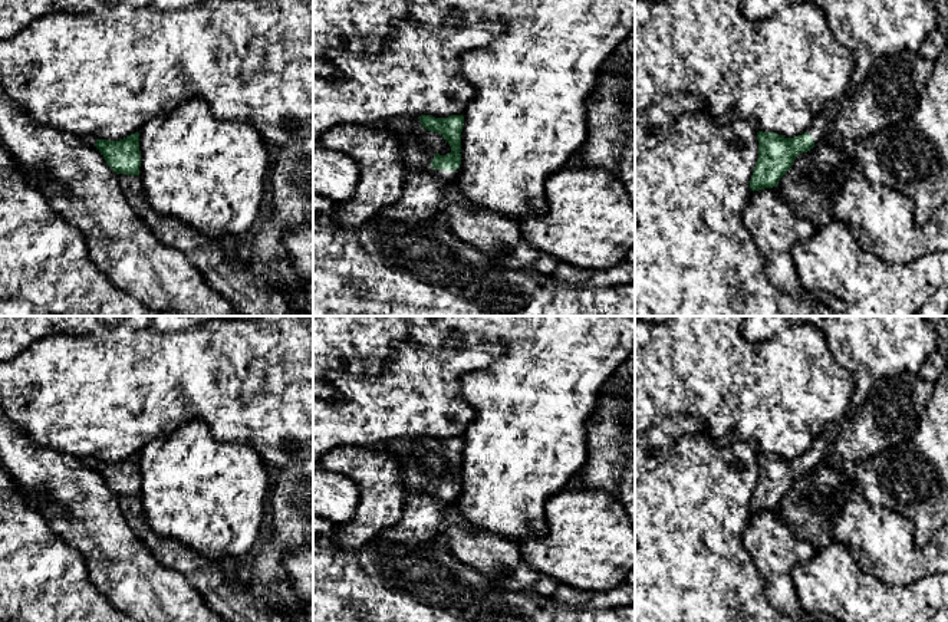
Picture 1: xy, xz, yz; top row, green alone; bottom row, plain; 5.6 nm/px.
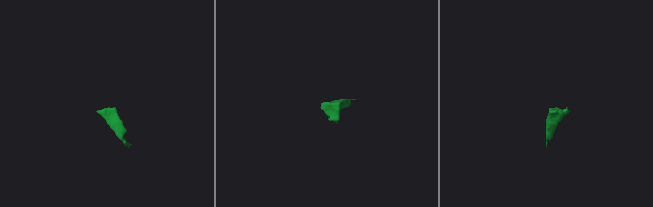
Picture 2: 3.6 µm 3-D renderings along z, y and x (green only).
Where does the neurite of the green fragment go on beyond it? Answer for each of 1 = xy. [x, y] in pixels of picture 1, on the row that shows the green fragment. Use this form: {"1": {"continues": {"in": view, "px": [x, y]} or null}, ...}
{"1": {"continues": {"in": "xy", "px": [89, 138]}}}

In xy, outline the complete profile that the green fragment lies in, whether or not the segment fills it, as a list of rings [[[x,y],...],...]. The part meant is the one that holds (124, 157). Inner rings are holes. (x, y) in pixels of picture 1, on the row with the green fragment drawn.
[[[139,132],[119,141],[98,139],[93,135],[86,135],[83,141],[93,144],[116,174],[139,175]]]

